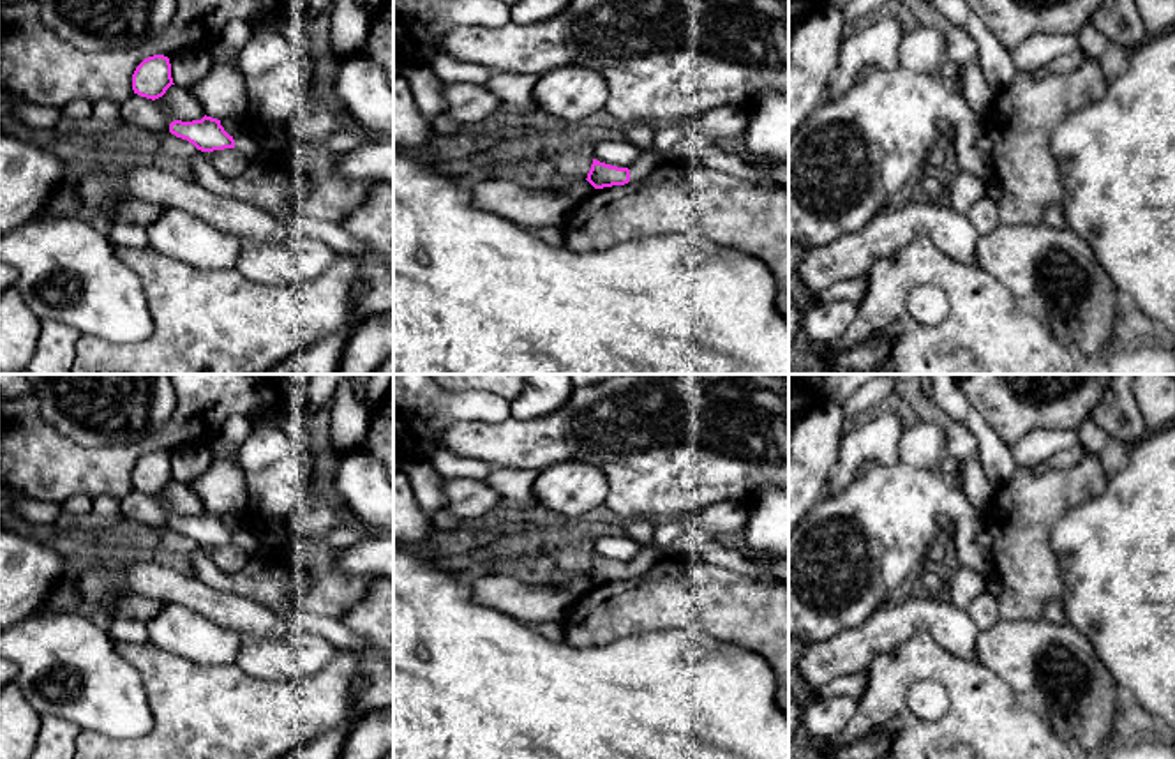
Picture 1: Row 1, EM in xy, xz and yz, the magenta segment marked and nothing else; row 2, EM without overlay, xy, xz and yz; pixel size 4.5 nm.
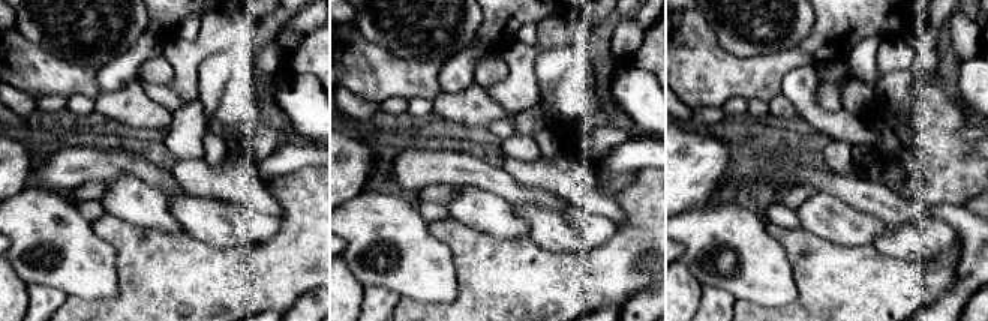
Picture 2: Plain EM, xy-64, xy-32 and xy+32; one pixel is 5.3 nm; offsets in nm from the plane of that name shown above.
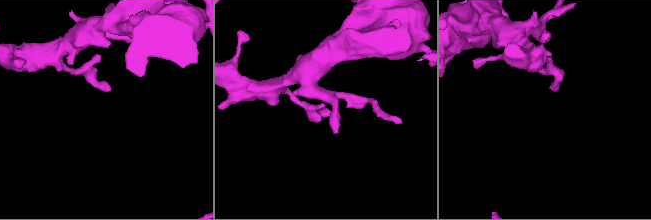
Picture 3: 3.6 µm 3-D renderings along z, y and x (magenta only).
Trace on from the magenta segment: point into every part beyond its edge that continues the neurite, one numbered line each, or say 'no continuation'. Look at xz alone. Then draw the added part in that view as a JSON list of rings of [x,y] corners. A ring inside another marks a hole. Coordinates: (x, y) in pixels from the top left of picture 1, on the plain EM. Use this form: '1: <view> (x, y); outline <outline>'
1: xz (650, 555); outline [[[653,544],[640,547],[640,552],[630,561],[630,577],[637,577],[647,572],[655,563],[663,558],[665,554],[660,552]]]

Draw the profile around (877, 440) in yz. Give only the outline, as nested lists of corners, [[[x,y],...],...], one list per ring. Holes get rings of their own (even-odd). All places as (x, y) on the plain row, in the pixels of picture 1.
[[[877,410],[875,417],[843,434],[840,459],[824,496],[840,492],[857,478],[859,468],[873,461],[877,466],[900,462],[898,445],[905,427],[891,410]]]

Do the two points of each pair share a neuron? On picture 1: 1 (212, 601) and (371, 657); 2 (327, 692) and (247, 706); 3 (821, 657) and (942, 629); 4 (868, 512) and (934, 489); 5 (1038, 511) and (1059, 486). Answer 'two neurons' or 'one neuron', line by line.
1: two neurons
2: one neuron
3: one neuron
4: one neuron
5: one neuron

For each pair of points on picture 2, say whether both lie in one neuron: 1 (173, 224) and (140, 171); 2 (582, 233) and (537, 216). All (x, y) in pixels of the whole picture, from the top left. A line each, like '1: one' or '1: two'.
1: two
2: one

